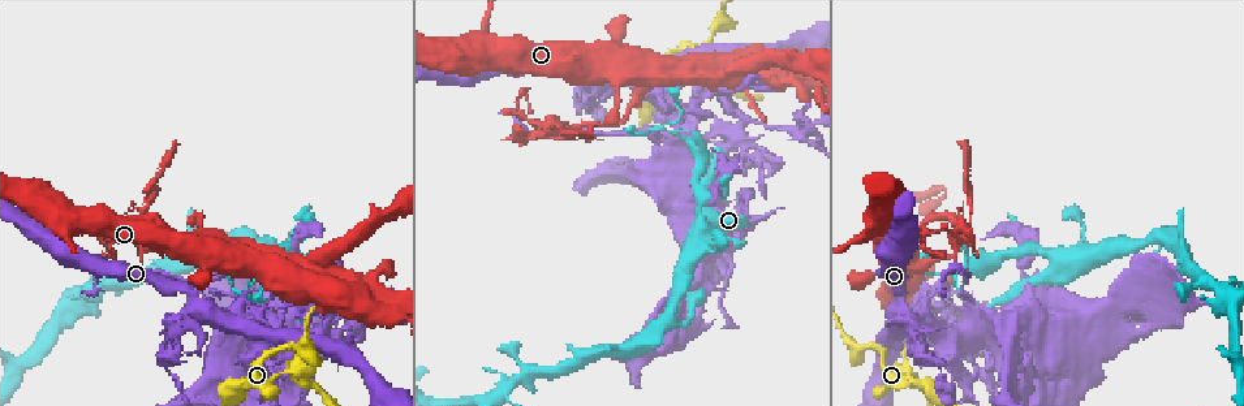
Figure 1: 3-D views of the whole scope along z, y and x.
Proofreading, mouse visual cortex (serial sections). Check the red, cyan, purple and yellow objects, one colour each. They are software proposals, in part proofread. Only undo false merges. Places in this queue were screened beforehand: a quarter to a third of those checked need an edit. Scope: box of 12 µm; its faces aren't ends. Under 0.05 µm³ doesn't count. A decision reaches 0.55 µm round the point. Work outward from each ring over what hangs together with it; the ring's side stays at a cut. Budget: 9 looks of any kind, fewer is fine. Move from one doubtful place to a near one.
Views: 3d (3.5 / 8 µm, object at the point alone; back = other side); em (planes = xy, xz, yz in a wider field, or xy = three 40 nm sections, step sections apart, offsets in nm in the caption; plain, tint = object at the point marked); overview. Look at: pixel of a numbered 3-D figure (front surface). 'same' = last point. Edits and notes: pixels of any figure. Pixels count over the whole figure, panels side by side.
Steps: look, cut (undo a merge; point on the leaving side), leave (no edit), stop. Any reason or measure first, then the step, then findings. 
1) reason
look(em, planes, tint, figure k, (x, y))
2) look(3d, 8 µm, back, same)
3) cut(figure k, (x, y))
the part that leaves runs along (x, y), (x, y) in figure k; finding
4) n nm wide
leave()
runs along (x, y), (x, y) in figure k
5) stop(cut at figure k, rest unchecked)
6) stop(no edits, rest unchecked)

sharp bend
look(3d, 8 µm, figure 1, (234, 322))

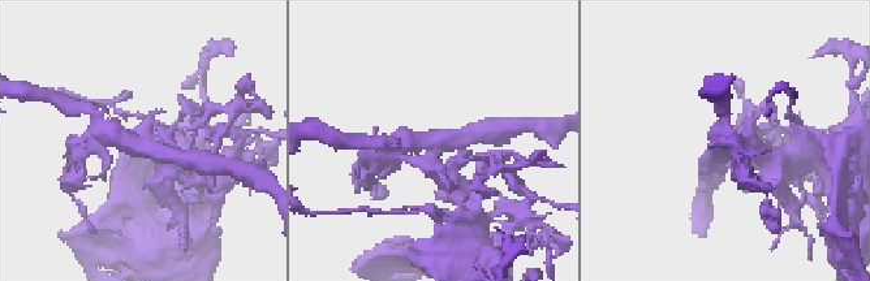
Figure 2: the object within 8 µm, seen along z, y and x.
look(3d, 3.5 µm, figure 2, (434, 143))

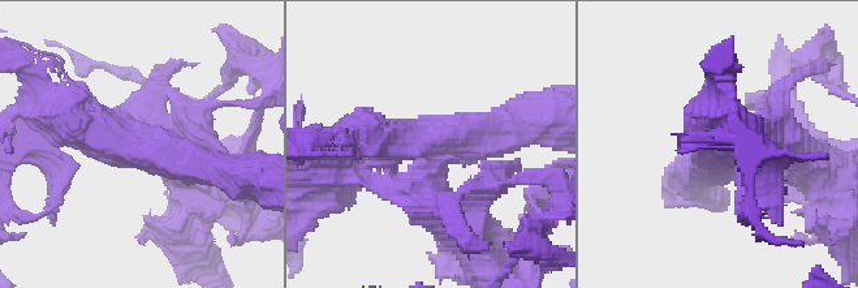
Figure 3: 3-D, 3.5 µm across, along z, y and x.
3 arms; arms of 450, 500, 500 nm
look(em, xy, step 5, tint, figure 3, (427, 147))

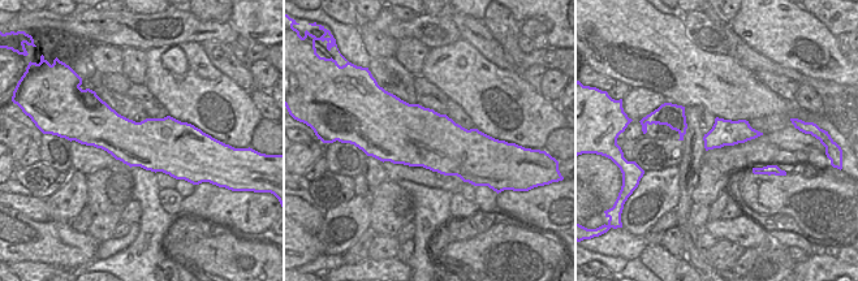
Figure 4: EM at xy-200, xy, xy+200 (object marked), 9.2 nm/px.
550 nm wide
cut(figure 3, (150, 104))
the part that leaves runs along (428, 159), (425, 196), (481, 253) in figure 3; two cells meet here

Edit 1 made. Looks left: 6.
calibre changes
look(3d, 3.5 µm, back, figure 1, (570, 126))

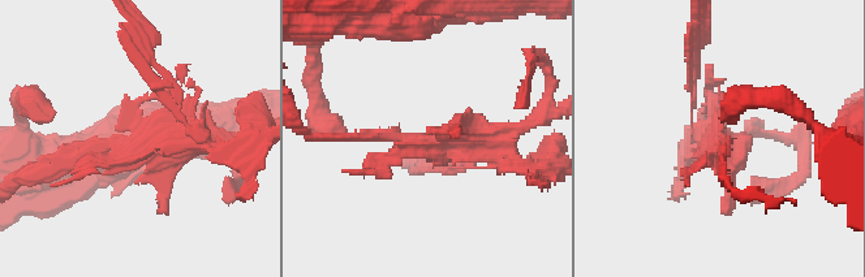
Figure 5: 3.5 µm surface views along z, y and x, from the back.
need the tissue
look(em, planes, tint, figure 5, (129, 145))

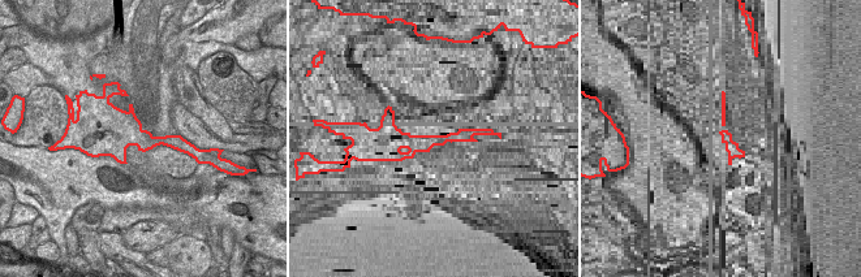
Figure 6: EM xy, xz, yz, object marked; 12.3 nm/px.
leave()
runs along (46, 169), (154, 137), (215, 145) in figure 5; all the same cell

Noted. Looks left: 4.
abrupt turn
look(3d, 3.5 µm, figure 3, (756, 210))

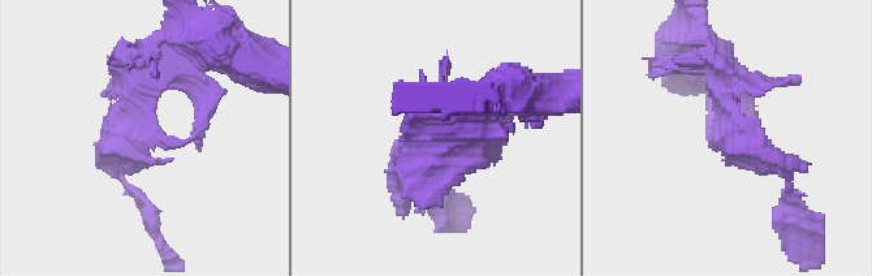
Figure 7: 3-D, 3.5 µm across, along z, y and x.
need the tissue
look(em, planes, tint, figure 7, (726, 136))

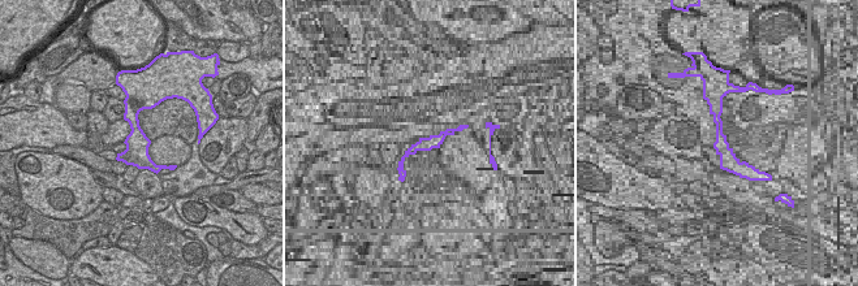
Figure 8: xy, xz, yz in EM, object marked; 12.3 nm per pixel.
look(em, xy, step 3, tint, same)

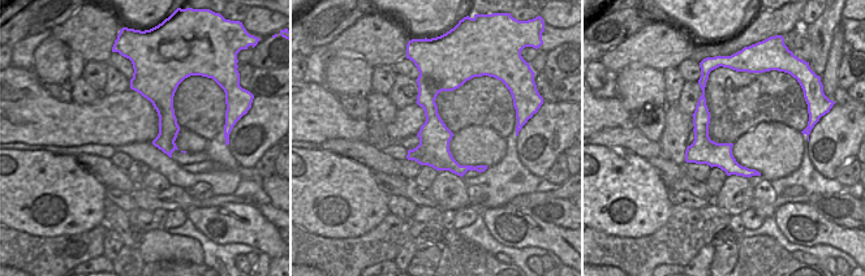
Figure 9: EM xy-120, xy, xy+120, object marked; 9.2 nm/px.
leave()
runs along (429, 81), (434, 147), (456, 168), (481, 168) in figure 9; one cell here

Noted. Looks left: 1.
stop(cut at figure 3, rest unchecked)

